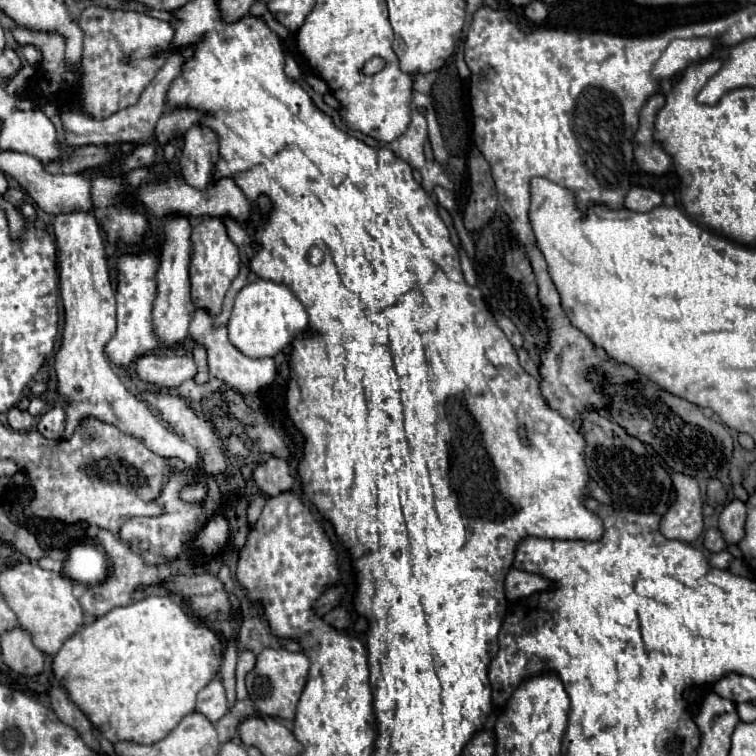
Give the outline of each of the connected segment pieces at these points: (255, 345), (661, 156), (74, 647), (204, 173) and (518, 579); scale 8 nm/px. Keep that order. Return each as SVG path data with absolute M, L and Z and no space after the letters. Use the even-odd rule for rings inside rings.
M257 279L245 285L237 293L227 329L229 329L231 343L241 353L259 359L259 357L275 357L277 353L281 353L295 335L307 329L307 325L309 325L307 311L287 285L267 281L267 279Z
M655 93L647 99L647 103L641 109L639 115L639 129L635 131L633 147L635 147L635 161L641 171L651 175L661 175L671 167L671 157L661 149L659 143L653 141L653 123L655 113L663 107L665 97L661 93Z
M147 595L131 605L111 609L67 639L53 659L53 673L67 689L69 699L89 715L105 739L151 745L167 737L185 715L195 711L199 691L217 677L221 665L223 643L219 633L195 623L185 605L175 603L169 595Z
M199 124L193 125L183 136L183 149L179 157L181 177L187 185L195 185L195 189L203 189L211 179L213 165L219 159L217 137L211 129Z
M511 569L505 577L505 597L509 601L517 601L523 597L529 597L531 593L539 593L543 589L549 589L551 583L539 575L525 573L519 569Z

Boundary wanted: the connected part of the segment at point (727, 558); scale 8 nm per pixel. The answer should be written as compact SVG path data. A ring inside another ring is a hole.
M719 551L719 553L713 553L709 557L709 565L715 567L715 569L727 569L729 563L731 563L731 553L729 551Z

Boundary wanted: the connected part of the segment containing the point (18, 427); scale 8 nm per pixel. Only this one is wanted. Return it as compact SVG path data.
M13 407L7 415L9 415L9 425L15 431L29 431L33 427L33 423L35 423L35 419L27 411L19 411L17 407Z

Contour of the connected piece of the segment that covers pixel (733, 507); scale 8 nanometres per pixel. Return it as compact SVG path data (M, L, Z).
M733 499L731 503L725 505L725 509L719 515L719 529L725 541L731 545L743 537L743 527L745 527L745 503Z

